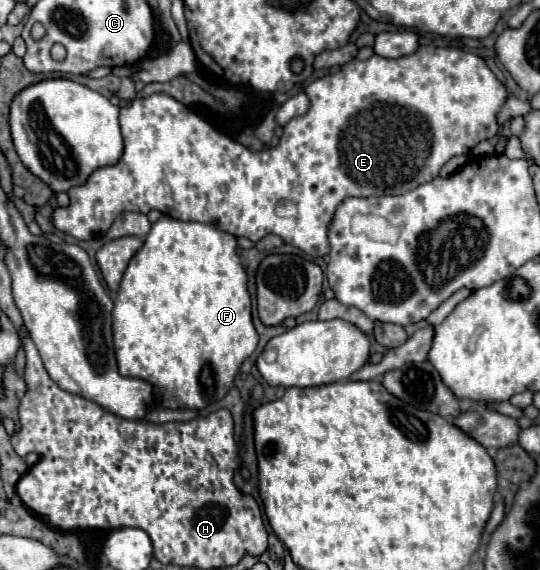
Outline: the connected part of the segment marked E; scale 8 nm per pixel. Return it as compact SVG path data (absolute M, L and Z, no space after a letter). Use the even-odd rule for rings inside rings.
M423 45L419 47L415 53L399 57L399 59L383 59L379 55L373 55L365 61L361 59L353 59L349 63L345 63L341 67L341 71L333 73L333 75L325 75L321 79L315 79L305 93L311 99L311 107L305 115L291 119L285 125L285 133L279 139L277 147L271 147L269 151L257 151L251 153L247 147L243 147L241 143L229 139L227 135L215 131L205 119L201 119L197 113L193 113L189 107L181 105L179 101L175 101L173 97L165 95L165 93L155 93L143 99L135 99L129 107L121 109L121 135L123 135L123 155L119 157L117 163L113 165L105 165L95 169L89 179L83 185L71 187L69 189L69 199L71 203L67 207L57 207L53 211L53 227L73 235L75 239L87 239L87 233L99 233L99 231L107 231L111 227L111 223L115 221L115 217L121 211L141 211L147 213L149 209L157 209L163 215L169 213L169 217L179 219L179 221L199 221L199 223L213 223L219 229L235 235L235 237L249 237L251 241L259 241L261 237L275 233L279 235L285 243L295 245L297 249L305 251L311 257L323 257L329 253L329 225L333 221L335 215L335 207L347 199L347 197L381 197L381 195L403 195L407 191L417 189L423 183L429 183L431 179L437 177L439 169L455 155L465 155L469 153L479 141L483 139L491 139L499 133L499 121L497 121L497 113L503 109L503 105L507 103L507 89L499 83L499 79L495 77L495 73L491 73L491 69L487 67L485 59L481 59L479 55L473 55L469 51L461 51L461 49L449 49L449 47L431 47L431 45ZM285 201L291 201L293 207L289 209L281 209L279 205L283 205Z

